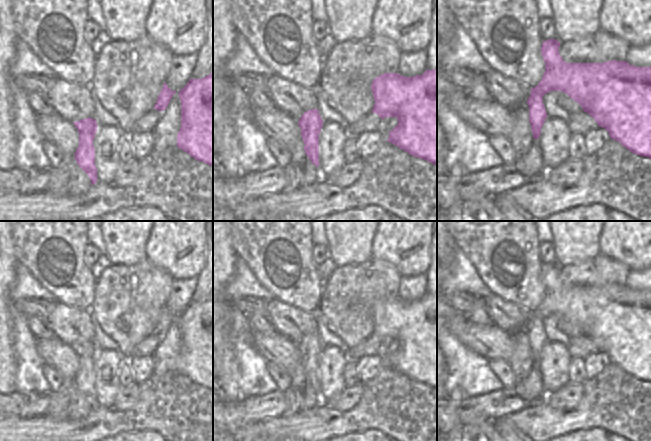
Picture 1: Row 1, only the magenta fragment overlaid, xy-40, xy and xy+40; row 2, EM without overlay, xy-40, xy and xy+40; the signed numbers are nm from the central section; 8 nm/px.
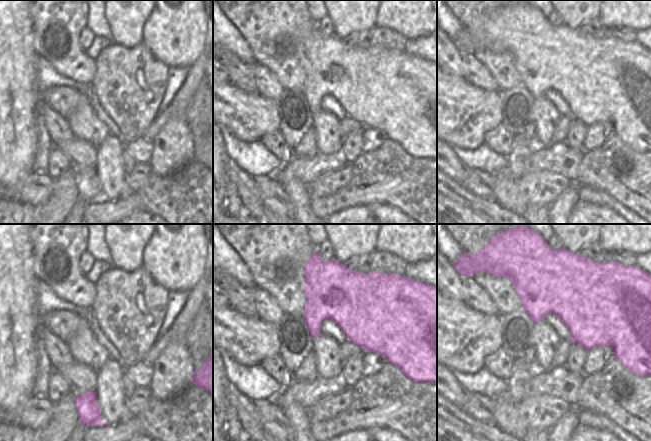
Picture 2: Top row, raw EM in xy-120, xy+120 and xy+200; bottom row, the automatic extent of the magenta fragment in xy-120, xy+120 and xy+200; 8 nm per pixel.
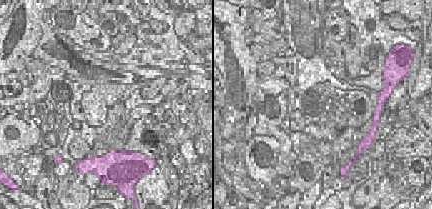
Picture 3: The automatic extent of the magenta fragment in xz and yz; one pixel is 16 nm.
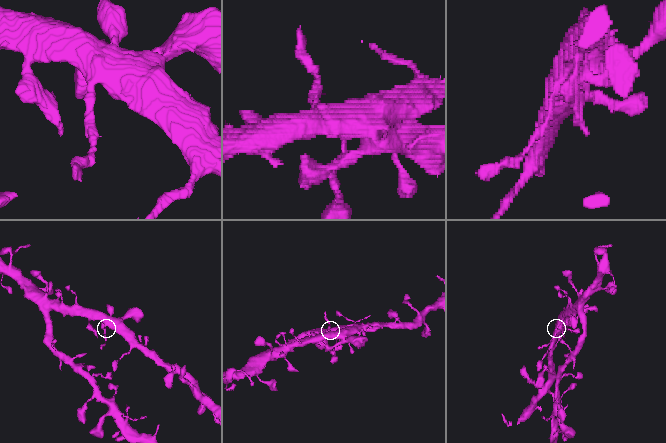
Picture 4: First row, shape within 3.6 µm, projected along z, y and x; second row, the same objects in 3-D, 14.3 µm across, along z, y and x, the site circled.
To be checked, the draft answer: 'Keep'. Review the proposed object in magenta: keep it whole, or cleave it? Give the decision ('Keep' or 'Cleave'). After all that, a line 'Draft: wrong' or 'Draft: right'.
Cleave
Draft: wrong

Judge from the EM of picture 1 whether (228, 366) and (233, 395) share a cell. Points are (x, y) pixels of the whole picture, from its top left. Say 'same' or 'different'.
same

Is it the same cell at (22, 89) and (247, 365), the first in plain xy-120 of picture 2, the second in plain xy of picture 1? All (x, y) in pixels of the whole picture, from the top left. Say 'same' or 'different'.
different

